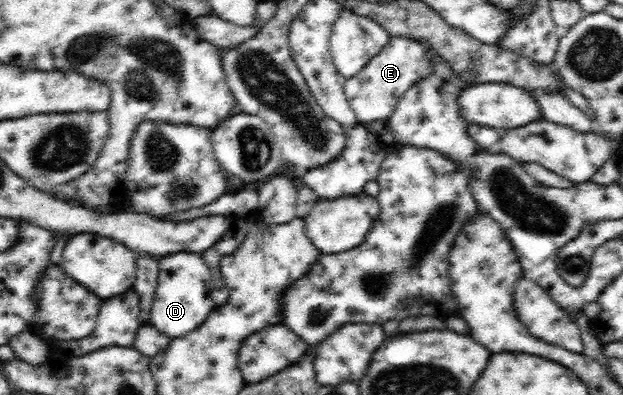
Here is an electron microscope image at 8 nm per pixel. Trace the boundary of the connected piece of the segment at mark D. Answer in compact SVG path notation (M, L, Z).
M172 253L160 258L158 267L155 302L148 322L170 338L180 338L196 330L216 310L212 294L217 286L201 253Z

